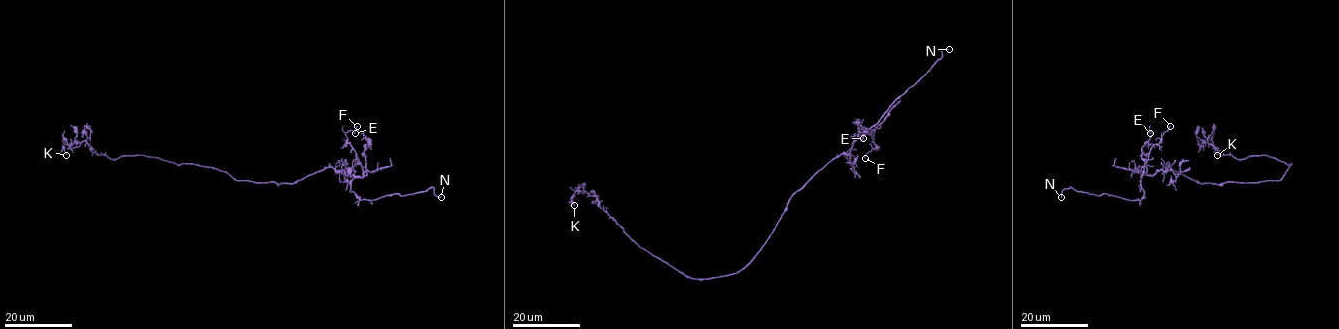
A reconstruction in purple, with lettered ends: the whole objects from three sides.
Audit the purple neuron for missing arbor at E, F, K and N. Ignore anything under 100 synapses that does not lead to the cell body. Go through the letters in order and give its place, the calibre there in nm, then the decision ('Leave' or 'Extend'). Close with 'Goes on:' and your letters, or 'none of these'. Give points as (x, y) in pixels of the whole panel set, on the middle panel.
E: Place: (863, 138). Thickness 120 nm. Leave
F: Place: (865, 158). Thickness 130 nm. Leave
K: Place: (574, 205). Thickness 160 nm. Leave
N: Place: (949, 49). Thickness 160 nm. Extend
Goes on: N

